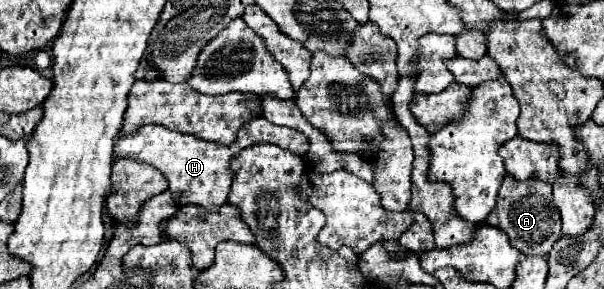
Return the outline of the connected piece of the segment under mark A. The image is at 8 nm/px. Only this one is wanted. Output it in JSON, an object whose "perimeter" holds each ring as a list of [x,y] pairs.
{"perimeter":[[[504,175],[504,181],[498,193],[498,205],[488,215],[486,223],[506,231],[506,235],[510,237],[510,245],[530,257],[548,255],[556,239],[562,235],[560,213],[552,201],[552,185],[542,183],[542,181],[516,183],[516,179],[508,175]]]}

